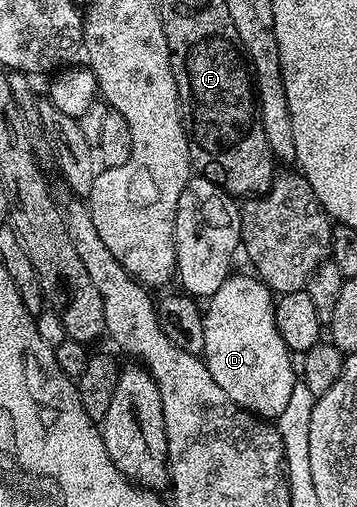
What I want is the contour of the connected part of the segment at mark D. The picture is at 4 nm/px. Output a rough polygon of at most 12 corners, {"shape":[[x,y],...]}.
{"shape":[[234,273],[203,310],[203,361],[277,420],[299,382],[275,295]]}

